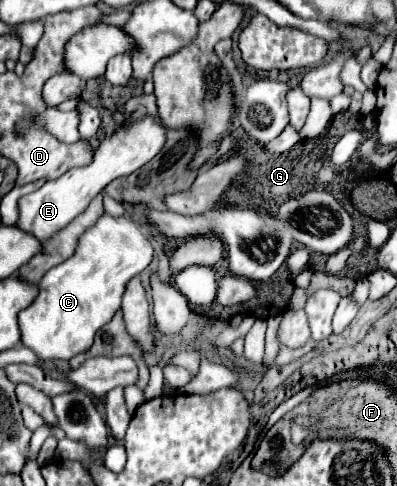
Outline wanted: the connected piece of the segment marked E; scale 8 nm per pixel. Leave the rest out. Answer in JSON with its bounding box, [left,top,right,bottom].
[18,116,166,240]

